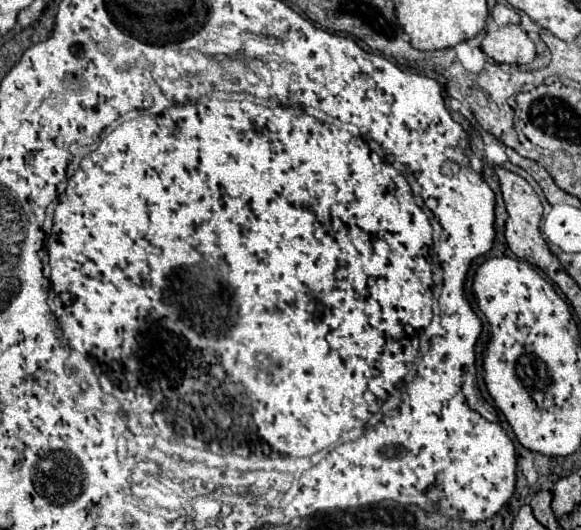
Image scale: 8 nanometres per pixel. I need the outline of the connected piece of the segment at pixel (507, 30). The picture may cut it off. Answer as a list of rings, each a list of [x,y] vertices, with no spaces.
[[[504,25],[488,31],[482,41],[482,51],[496,63],[522,65],[536,57],[536,47],[520,25]]]

